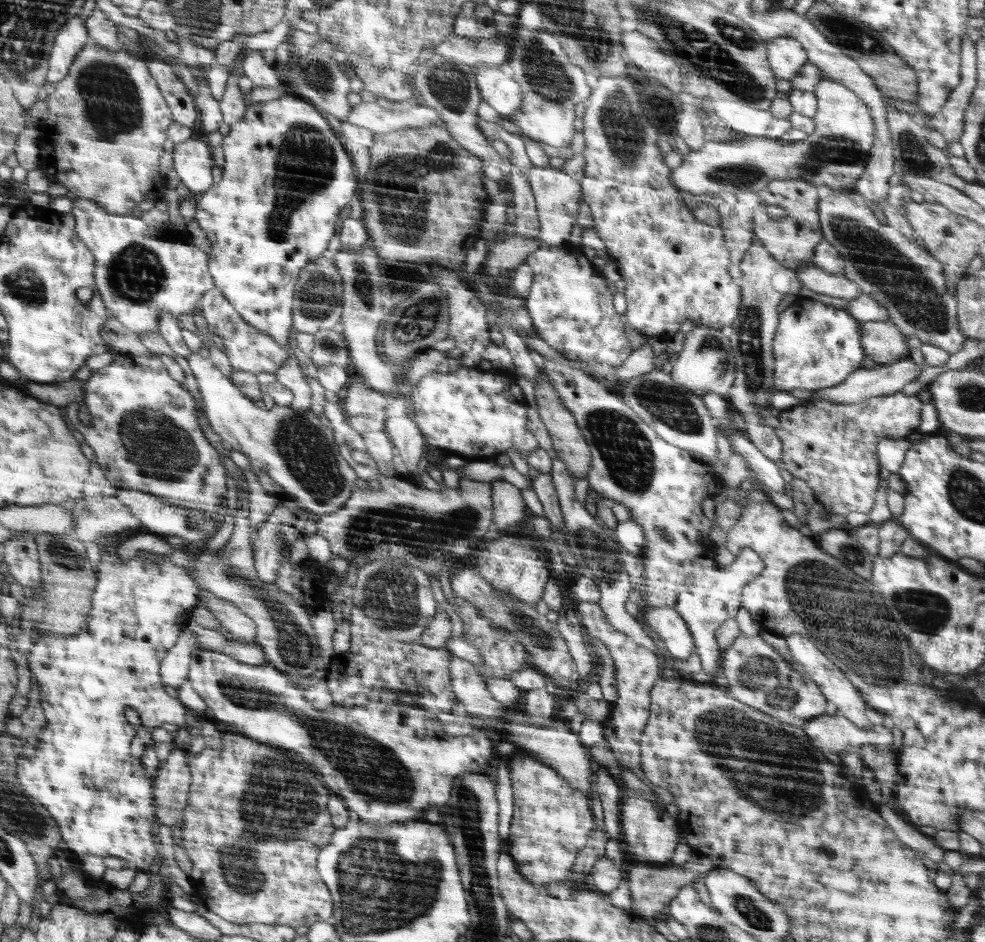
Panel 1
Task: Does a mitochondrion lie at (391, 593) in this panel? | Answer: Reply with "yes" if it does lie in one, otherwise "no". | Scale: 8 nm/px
yes

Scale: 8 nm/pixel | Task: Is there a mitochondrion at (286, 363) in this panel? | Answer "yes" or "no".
no

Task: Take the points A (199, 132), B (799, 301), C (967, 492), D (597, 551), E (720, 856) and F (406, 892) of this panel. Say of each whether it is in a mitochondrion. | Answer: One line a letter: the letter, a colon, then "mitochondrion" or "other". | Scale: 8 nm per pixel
A: other
B: other
C: mitochondrion
D: mitochondrion
E: other
F: mitochondrion

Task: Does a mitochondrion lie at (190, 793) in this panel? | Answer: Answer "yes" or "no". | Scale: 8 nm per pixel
no

